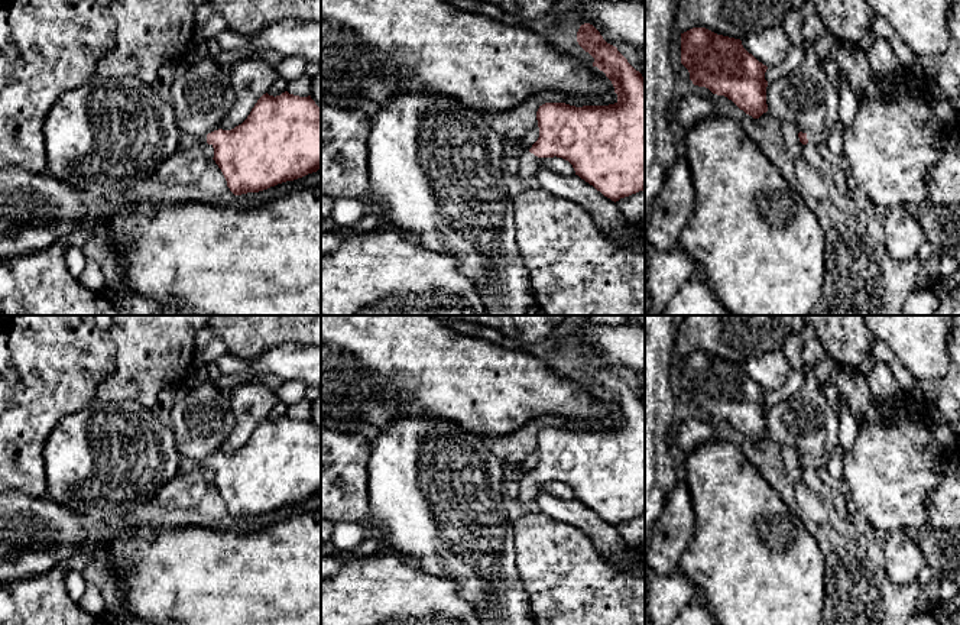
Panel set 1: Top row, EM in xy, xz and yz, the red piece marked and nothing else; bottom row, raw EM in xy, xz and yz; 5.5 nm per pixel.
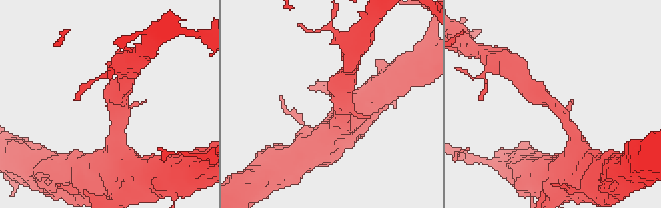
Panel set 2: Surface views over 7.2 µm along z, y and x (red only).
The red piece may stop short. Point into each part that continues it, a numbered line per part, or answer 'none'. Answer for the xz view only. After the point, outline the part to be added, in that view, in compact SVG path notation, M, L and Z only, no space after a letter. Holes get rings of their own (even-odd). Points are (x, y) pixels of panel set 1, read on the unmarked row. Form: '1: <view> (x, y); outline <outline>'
1: xz (528, 486); outline M526 476L525 479L520 479L519 482L519 496L516 498L516 501L519 503L526 503L531 499L535 499L536 496L536 490L538 490L538 480L535 480L531 476Z

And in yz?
1: yz (813, 462); outline M839 444L836 448L833 448L833 451L830 454L820 456L820 457L808 457L807 463L808 463L808 467L811 467L811 469L826 467L827 462L831 457L836 457L836 456L841 456L843 457L844 454L846 453L844 453L843 447Z

